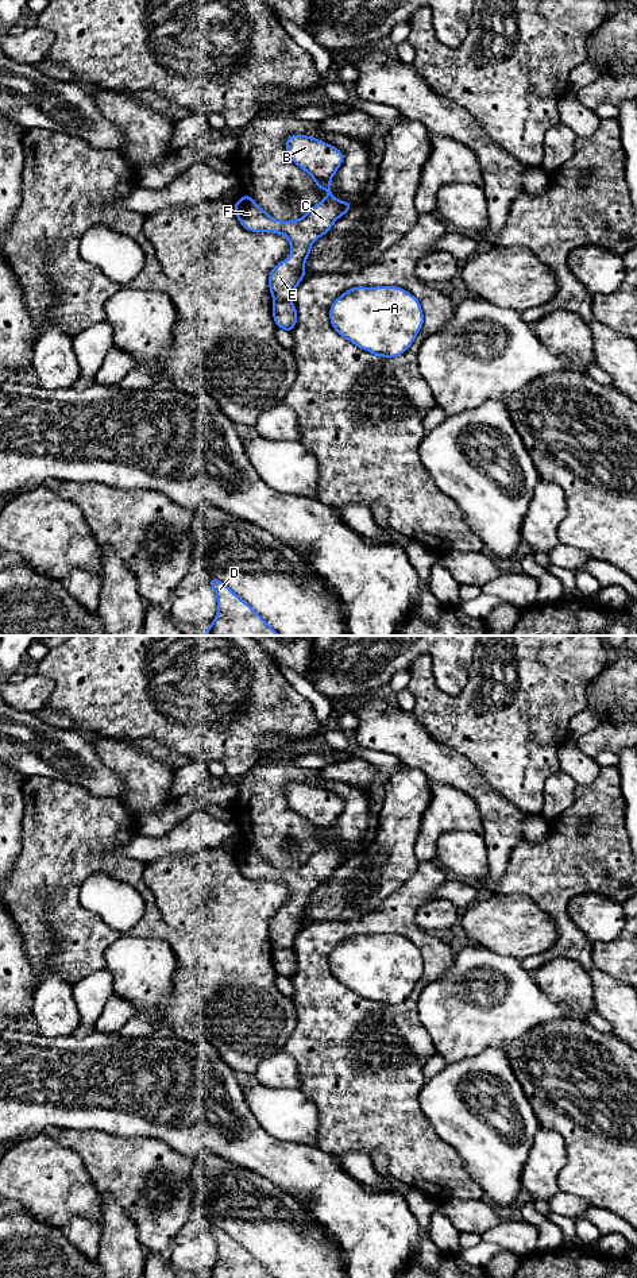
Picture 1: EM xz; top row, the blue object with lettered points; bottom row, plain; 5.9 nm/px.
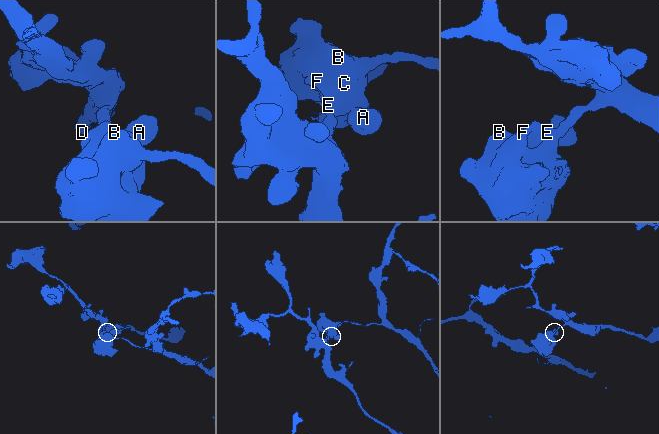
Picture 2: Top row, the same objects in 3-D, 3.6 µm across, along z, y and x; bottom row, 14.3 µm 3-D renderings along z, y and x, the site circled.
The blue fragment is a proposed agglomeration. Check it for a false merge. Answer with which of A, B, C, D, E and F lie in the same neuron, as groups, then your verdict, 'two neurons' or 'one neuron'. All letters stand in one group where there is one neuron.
A B C E F / D | two neurons

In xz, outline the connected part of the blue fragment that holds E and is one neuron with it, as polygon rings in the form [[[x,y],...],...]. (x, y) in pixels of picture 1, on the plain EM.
[[[290,783],[285,794],[289,806],[329,843],[313,853],[305,864],[289,869],[273,866],[246,841],[233,853],[243,876],[250,880],[282,881],[292,893],[289,906],[281,908],[269,922],[269,938],[275,950],[293,949],[294,937],[305,926],[305,908],[310,903],[310,895],[354,853],[332,843],[329,830],[344,807],[337,795],[308,783]]]

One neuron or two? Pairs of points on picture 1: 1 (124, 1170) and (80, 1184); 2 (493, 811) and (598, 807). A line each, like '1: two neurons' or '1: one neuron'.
1: two neurons
2: two neurons

